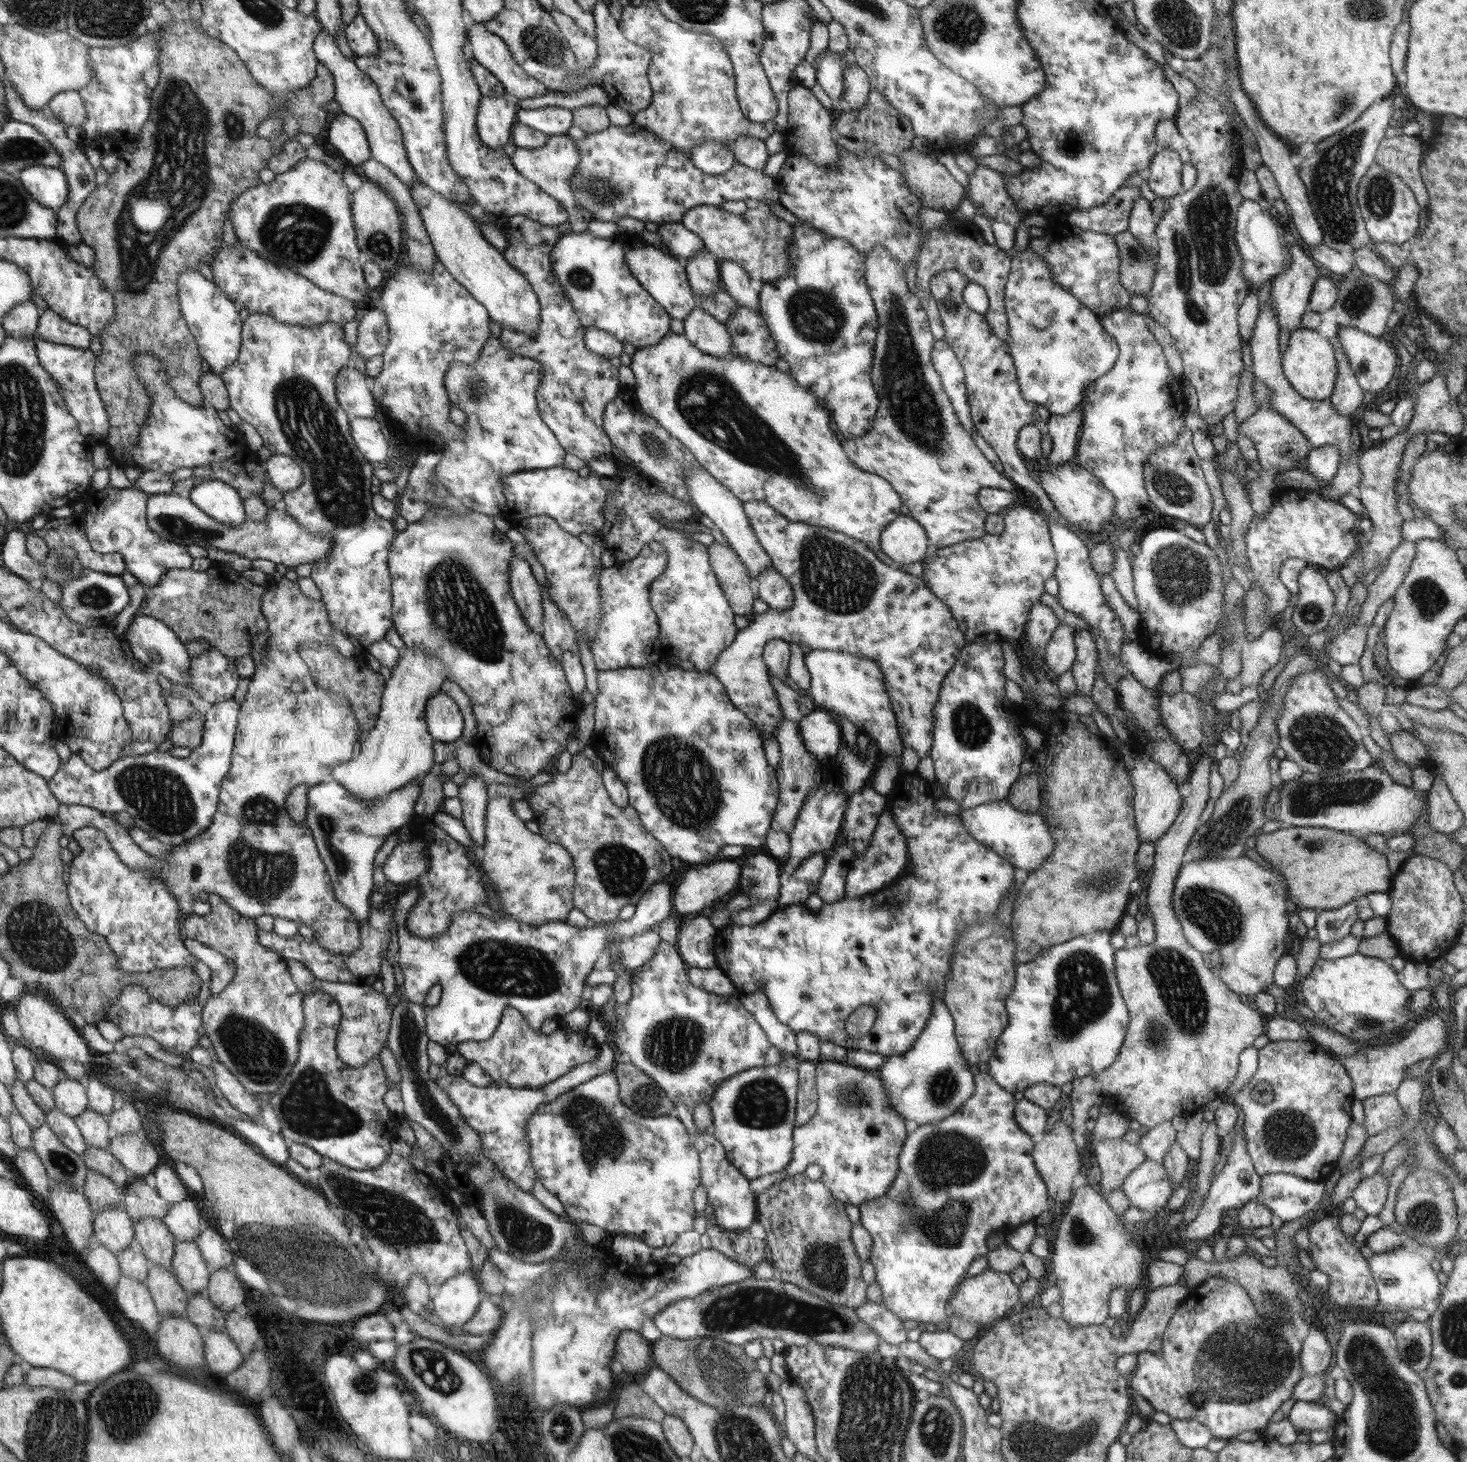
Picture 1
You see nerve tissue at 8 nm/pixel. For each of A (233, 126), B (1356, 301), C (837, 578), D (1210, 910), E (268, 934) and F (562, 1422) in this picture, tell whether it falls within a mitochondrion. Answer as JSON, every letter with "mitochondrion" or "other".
{"A":"mitochondrion","B":"mitochondrion","C":"mitochondrion","D":"mitochondrion","E":"other","F":"mitochondrion"}

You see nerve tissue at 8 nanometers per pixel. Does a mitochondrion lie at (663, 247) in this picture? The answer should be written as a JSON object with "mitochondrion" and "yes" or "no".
{"mitochondrion":"no"}

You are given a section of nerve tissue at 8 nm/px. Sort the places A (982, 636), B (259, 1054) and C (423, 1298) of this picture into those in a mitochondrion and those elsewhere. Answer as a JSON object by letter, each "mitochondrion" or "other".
{"A":"other","B":"mitochondrion","C":"other"}

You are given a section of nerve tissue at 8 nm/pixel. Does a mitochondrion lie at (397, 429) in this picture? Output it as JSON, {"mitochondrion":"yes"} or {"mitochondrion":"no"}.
{"mitochondrion":"no"}

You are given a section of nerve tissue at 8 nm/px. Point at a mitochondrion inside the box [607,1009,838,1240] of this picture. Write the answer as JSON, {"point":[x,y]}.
{"point":[674,1044]}

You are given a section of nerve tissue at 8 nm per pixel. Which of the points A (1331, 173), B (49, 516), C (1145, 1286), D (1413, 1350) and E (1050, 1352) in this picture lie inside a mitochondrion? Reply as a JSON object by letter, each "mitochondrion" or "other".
{"A":"mitochondrion","B":"other","C":"other","D":"mitochondrion","E":"other"}

